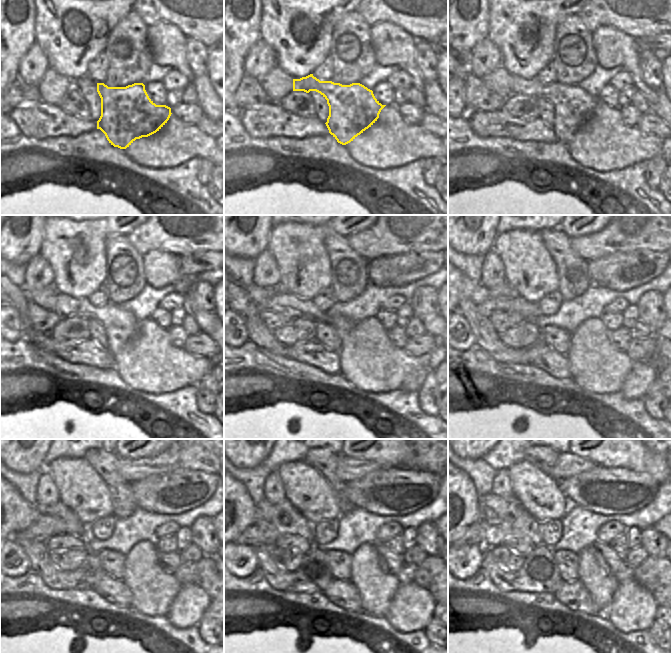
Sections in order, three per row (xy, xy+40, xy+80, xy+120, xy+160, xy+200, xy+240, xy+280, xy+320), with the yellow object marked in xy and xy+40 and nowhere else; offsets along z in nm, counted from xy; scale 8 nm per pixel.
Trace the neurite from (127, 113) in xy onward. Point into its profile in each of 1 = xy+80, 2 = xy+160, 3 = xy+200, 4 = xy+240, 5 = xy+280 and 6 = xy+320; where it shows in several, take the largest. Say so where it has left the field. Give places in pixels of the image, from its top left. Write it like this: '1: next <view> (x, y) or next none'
1: next xy+80 (573, 106)
2: next xy+160 (283, 302)
3: next xy+200 (529, 310)
4: next xy+240 (43, 528)
5: next xy+280 (255, 535)
6: next xy+320 (472, 535)

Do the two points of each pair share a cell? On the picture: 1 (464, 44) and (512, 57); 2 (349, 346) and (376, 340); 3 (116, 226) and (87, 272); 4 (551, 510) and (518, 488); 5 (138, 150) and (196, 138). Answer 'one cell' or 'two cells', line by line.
1: two cells
2: one cell
3: one cell
4: one cell
5: one cell

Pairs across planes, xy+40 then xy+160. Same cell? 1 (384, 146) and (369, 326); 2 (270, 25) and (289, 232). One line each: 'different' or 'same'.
1: same
2: same

